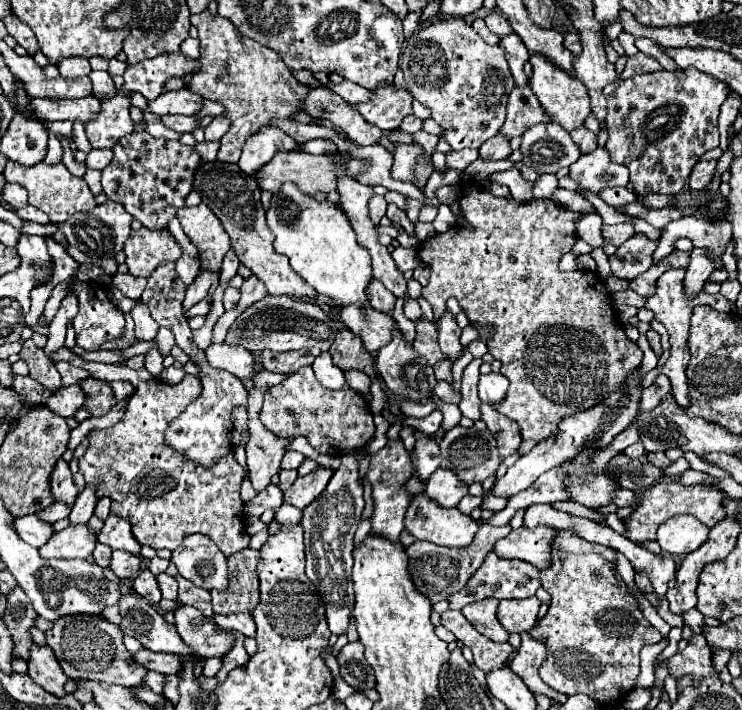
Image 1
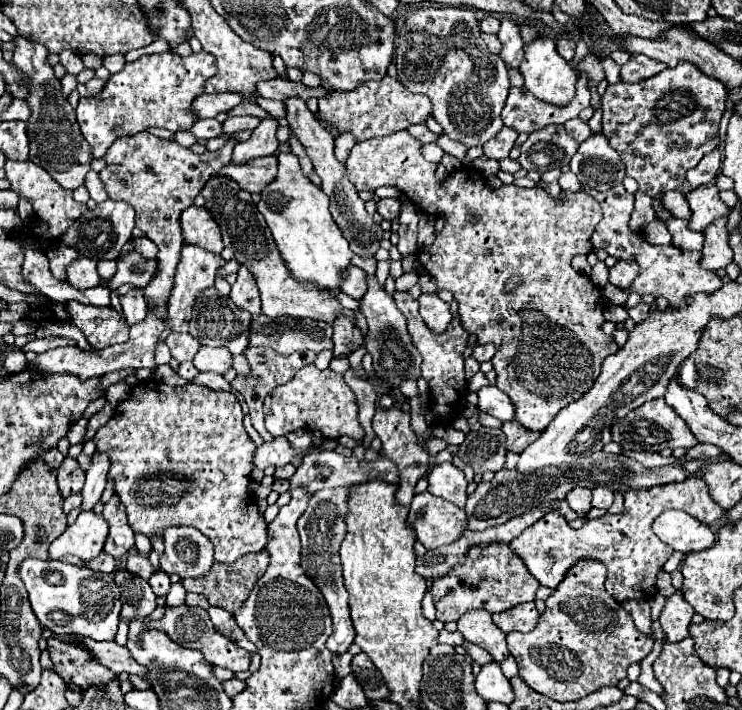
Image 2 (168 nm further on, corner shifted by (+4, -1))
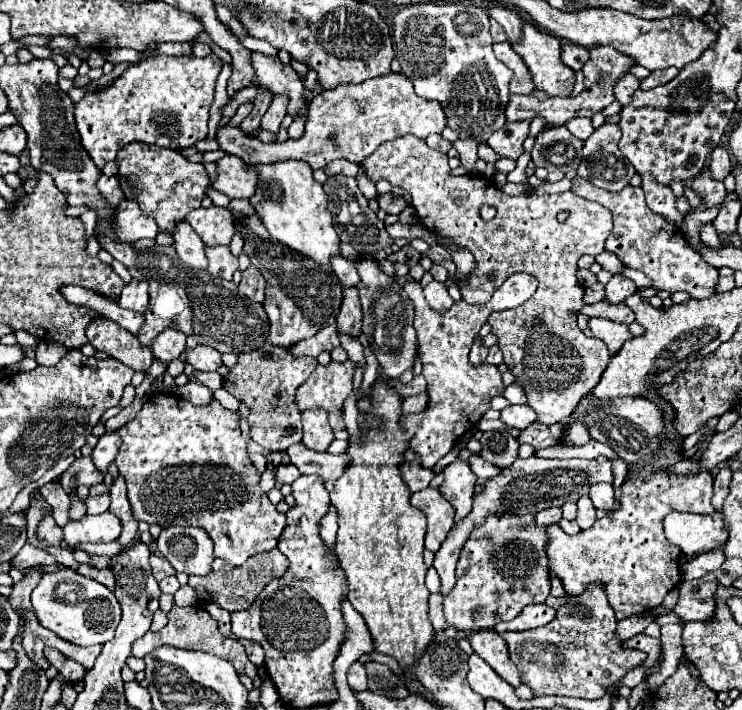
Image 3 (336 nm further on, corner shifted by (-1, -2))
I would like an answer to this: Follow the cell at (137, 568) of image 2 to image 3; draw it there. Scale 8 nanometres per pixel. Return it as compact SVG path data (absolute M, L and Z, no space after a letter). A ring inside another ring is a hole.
M152 554L152 556L150 556L150 566L152 566L152 576L154 576L158 582L164 580L166 576L174 574L174 568L172 568L170 562L166 562L162 556Z

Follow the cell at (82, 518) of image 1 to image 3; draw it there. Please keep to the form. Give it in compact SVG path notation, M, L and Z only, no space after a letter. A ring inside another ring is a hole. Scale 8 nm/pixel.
M116 432L112 434L104 434L100 436L98 444L94 446L92 450L92 460L94 460L94 466L102 472L102 474L108 474L108 466L114 462L118 450L120 450L120 436Z

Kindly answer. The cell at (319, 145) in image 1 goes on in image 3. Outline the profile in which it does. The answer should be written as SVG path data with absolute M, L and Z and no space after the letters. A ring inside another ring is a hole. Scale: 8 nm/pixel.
M286 160L276 164L258 164L256 170L258 186L250 202L254 204L254 210L262 218L270 236L276 236L278 242L314 260L318 266L326 266L334 256L338 256L340 238L334 230L334 220L328 210L322 184L312 178L312 168L306 162Z

